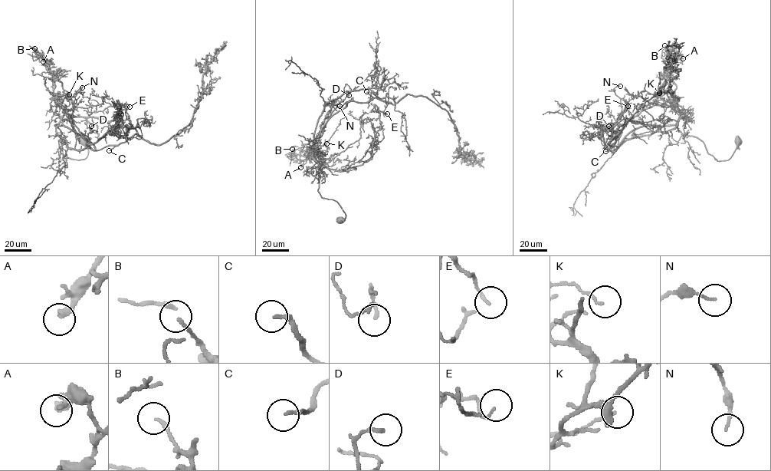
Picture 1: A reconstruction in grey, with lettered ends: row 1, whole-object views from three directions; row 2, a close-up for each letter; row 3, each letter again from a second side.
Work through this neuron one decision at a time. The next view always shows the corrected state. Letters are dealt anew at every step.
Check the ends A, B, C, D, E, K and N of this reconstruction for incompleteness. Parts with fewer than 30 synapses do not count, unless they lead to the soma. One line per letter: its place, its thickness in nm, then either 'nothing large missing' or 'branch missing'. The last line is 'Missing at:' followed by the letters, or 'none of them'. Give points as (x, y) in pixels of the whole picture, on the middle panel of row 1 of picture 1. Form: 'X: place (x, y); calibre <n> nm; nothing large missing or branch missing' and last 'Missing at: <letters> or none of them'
A: place (300, 167); calibre 320 nm; branch missing
B: place (292, 149); calibre 150 nm; nothing large missing
C: place (366, 91); calibre 160 nm; branch missing
D: place (349, 95); calibre 130 nm; nothing large missing
E: place (387, 113); calibre 70 nm; nothing large missing
K: place (326, 143); calibre 100 nm; nothing large missing
N: place (339, 106); calibre 100 nm; nothing large missing
Missing at: A, C

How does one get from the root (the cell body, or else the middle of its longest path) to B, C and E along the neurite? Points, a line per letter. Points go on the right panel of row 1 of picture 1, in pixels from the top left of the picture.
B: (737, 143), (729, 158), (718, 161), (677, 128), (679, 115), (660, 97), (673, 68), (664, 45)
C: (737, 143), (729, 158), (718, 161), (676, 125), (645, 125), (605, 151)
E: (737, 143), (718, 161), (677, 128), (682, 112), (674, 128), (654, 131), (625, 118), (628, 106)

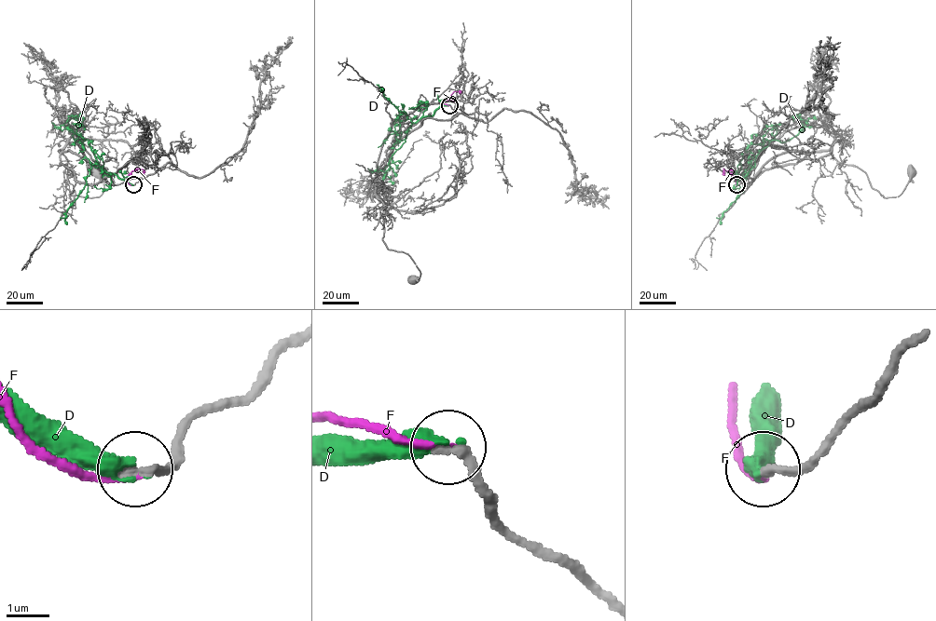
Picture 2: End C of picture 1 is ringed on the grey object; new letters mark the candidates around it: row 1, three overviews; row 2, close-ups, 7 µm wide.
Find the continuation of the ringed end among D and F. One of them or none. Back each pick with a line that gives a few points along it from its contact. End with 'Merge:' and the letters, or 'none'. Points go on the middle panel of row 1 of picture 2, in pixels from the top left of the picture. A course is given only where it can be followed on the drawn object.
F: it runs (449, 105), (443, 103), (453, 92), (460, 92)
Merge: F

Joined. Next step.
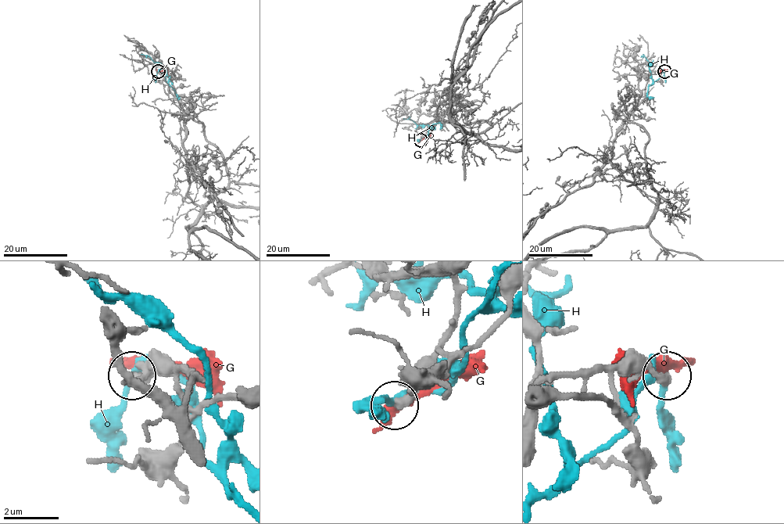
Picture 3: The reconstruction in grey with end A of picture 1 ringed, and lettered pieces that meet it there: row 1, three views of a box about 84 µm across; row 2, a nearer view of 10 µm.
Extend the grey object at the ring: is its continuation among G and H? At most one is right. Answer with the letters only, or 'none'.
none

